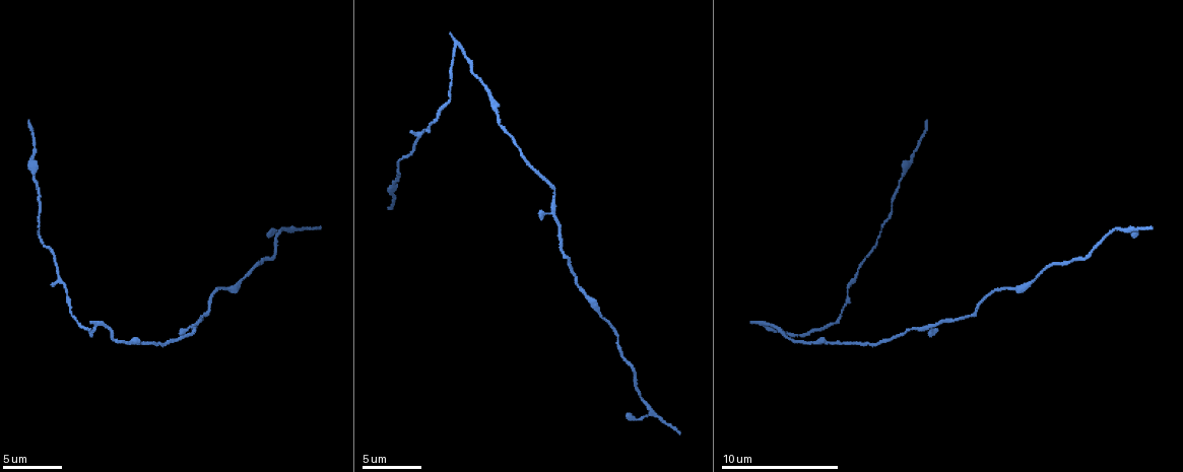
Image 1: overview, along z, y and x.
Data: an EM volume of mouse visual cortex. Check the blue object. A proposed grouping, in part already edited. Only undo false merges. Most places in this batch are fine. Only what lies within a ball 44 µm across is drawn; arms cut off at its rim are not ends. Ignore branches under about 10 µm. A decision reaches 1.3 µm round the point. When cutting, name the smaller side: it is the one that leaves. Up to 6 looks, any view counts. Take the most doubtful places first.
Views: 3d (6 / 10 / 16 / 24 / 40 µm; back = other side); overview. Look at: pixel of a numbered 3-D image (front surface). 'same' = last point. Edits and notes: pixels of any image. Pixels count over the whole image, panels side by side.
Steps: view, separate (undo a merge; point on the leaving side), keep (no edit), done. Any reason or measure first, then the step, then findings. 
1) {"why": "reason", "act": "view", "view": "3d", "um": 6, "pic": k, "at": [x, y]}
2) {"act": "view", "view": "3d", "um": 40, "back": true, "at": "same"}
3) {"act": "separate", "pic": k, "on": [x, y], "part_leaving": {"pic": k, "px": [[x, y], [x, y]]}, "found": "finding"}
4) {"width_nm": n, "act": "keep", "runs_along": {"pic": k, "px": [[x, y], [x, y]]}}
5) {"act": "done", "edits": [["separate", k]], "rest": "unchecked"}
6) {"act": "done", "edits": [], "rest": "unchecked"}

{"why": "thick turns thin", "act": "view", "view": "3d", "um": 10, "pic": 1, "at": [557, 222]}

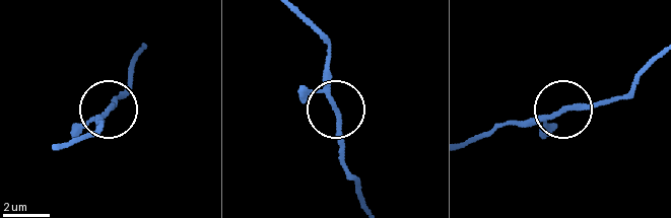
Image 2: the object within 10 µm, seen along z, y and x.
{"width_nm": 200, "act": "keep", "runs_along": {"pic": 2, "px": [[468, 143], [509, 122], [537, 122], [579, 104], [628, 98]]}, "found": "continuous, no second neuron"}

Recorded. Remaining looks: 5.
{"act": "view", "view": "3d", "um": 16, "pic": 1, "at": [832, 343]}

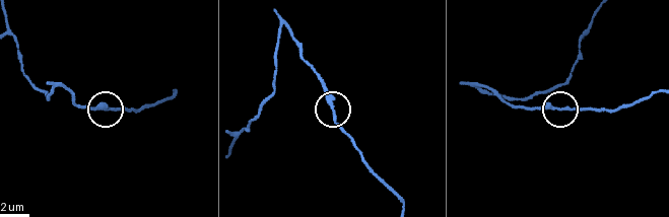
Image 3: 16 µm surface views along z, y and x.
{"why": "closer look", "act": "view", "view": "3d", "um": 6, "pic": 3, "at": [563, 110]}

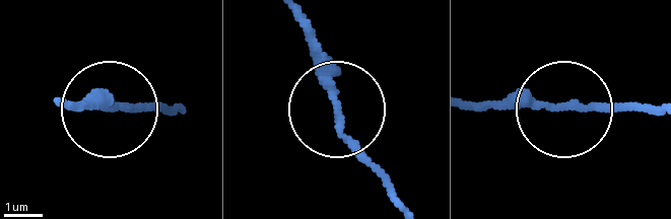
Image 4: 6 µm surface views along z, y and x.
{"act": "keep", "runs_along": {"pic": 4, "px": [[336, 101], [336, 75], [311, 20]]}, "found": "one neuron here"}

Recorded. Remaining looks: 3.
{"why": "three arms meet", "act": "view", "view": "3d", "um": 10, "pic": 1, "at": [857, 273]}

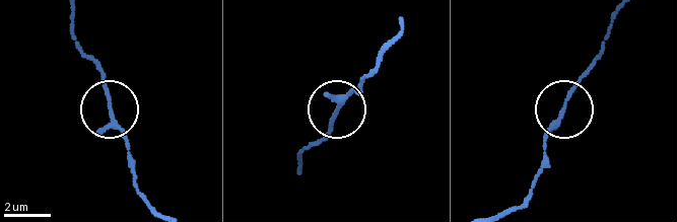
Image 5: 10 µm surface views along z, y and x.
{"width_nm": 160, "act": "keep", "runs_along": {"pic": 5, "px": [[386, 51], [362, 85], [343, 98], [324, 141]]}, "found": "one neuron here"}

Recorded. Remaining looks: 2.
{"act": "done", "edits": [], "rest": "unchecked"}

